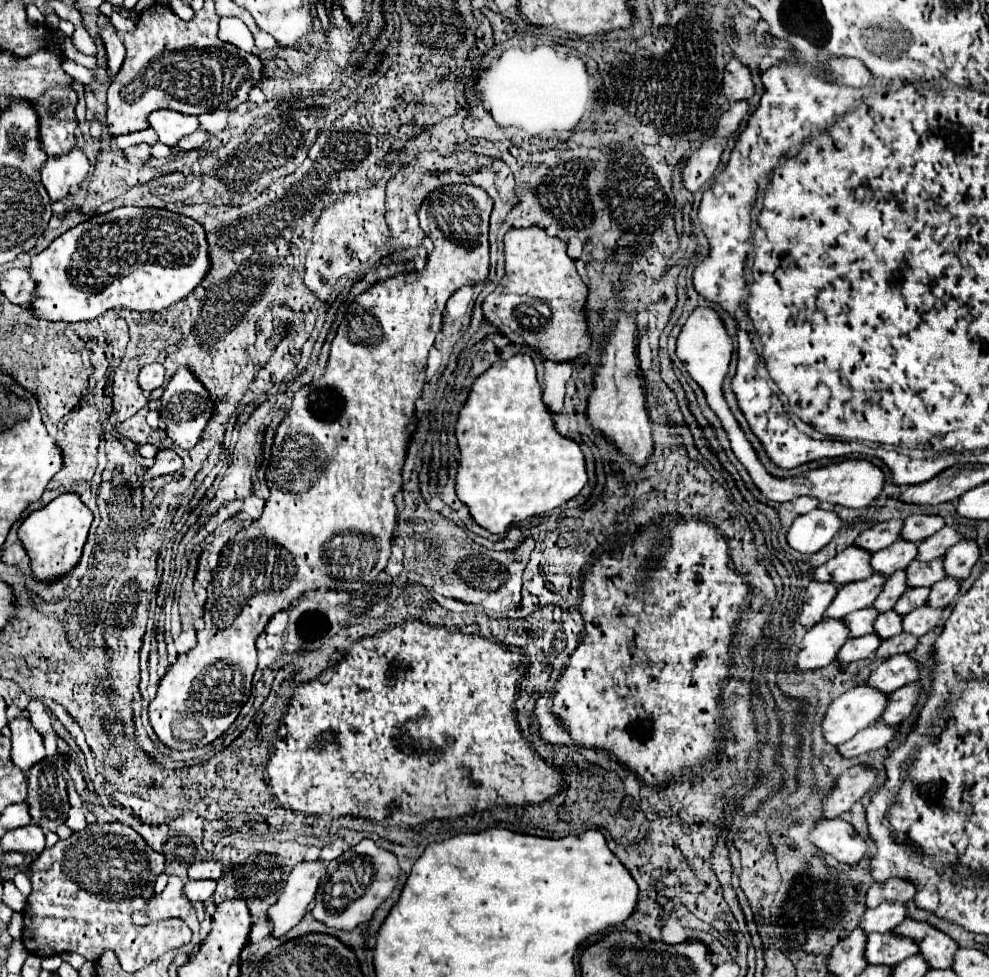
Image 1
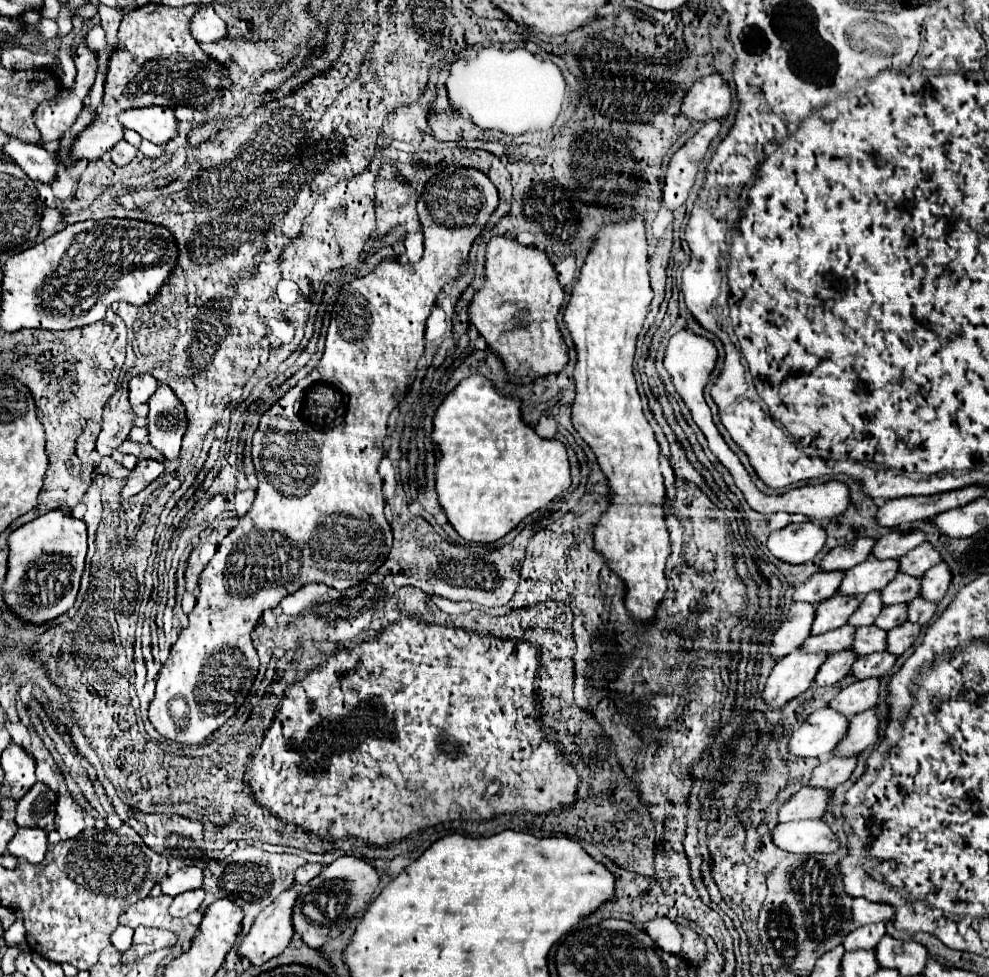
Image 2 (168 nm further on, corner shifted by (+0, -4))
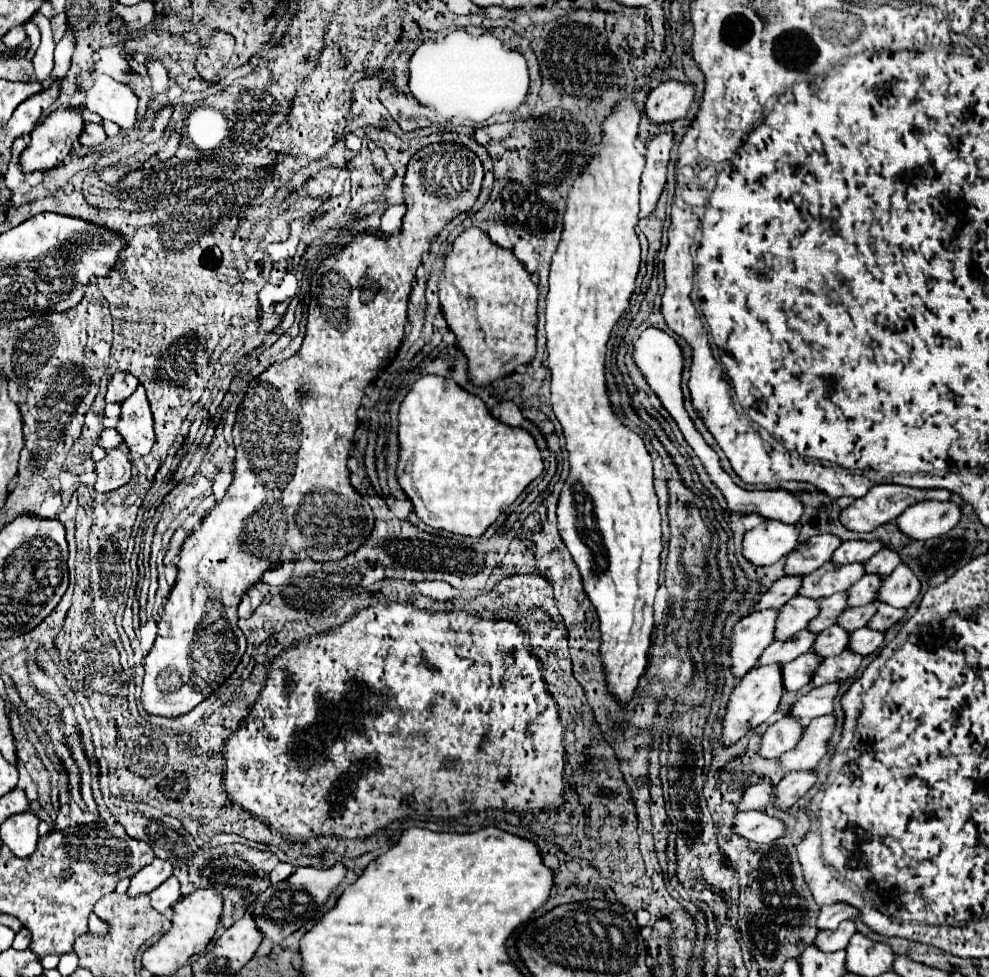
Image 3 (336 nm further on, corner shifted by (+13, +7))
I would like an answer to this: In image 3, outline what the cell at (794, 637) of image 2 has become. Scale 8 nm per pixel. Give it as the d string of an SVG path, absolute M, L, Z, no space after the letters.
M757 611L743 617L729 635L731 673L741 679L757 663L761 651L773 643L773 619L777 611Z

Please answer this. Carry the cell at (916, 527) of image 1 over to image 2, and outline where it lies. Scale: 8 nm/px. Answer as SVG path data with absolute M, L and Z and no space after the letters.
M892 530L890 534L882 536L876 546L874 546L874 556L884 560L884 558L902 558L906 552L916 548L926 540L926 534L922 530Z

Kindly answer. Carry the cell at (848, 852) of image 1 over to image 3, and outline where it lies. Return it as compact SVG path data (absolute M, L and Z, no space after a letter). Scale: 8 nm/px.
M749 811L749 813L737 813L733 819L733 833L739 837L753 841L753 843L773 843L781 835L785 835L783 821L769 817L761 811Z

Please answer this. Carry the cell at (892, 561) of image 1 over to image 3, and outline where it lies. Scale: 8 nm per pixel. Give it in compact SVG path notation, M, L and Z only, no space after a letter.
M825 563L801 579L797 595L809 599L825 599L837 591L847 591L865 573L861 567L861 563L851 563L849 567L833 567L833 563Z

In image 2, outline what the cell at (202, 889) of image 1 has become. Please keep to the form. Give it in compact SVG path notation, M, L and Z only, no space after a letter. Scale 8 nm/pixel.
M202 888L178 894L178 896L174 898L174 902L170 904L170 914L172 914L172 916L178 916L178 918L188 916L190 912L194 912L194 910L200 908L200 904L202 904L202 900L204 900L204 894L206 894L206 892L204 892Z

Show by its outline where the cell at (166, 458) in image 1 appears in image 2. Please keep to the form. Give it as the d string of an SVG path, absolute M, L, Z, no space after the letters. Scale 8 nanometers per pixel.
M140 460L138 466L130 472L126 486L122 488L122 498L130 498L142 492L152 480L156 480L164 472L164 464L158 460Z

